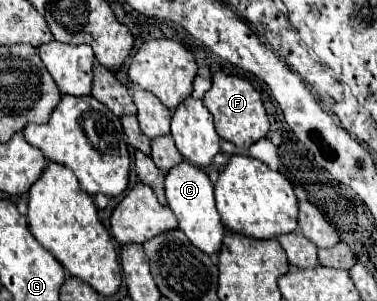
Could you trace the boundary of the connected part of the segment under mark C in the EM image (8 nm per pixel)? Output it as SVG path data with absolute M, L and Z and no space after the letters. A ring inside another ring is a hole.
M180 161L172 171L166 173L164 177L164 189L166 189L166 199L170 209L174 211L178 219L178 227L188 235L188 239L204 253L212 255L220 251L222 237L226 233L220 215L214 205L214 189L208 179L208 175L200 167L192 167L192 163Z

